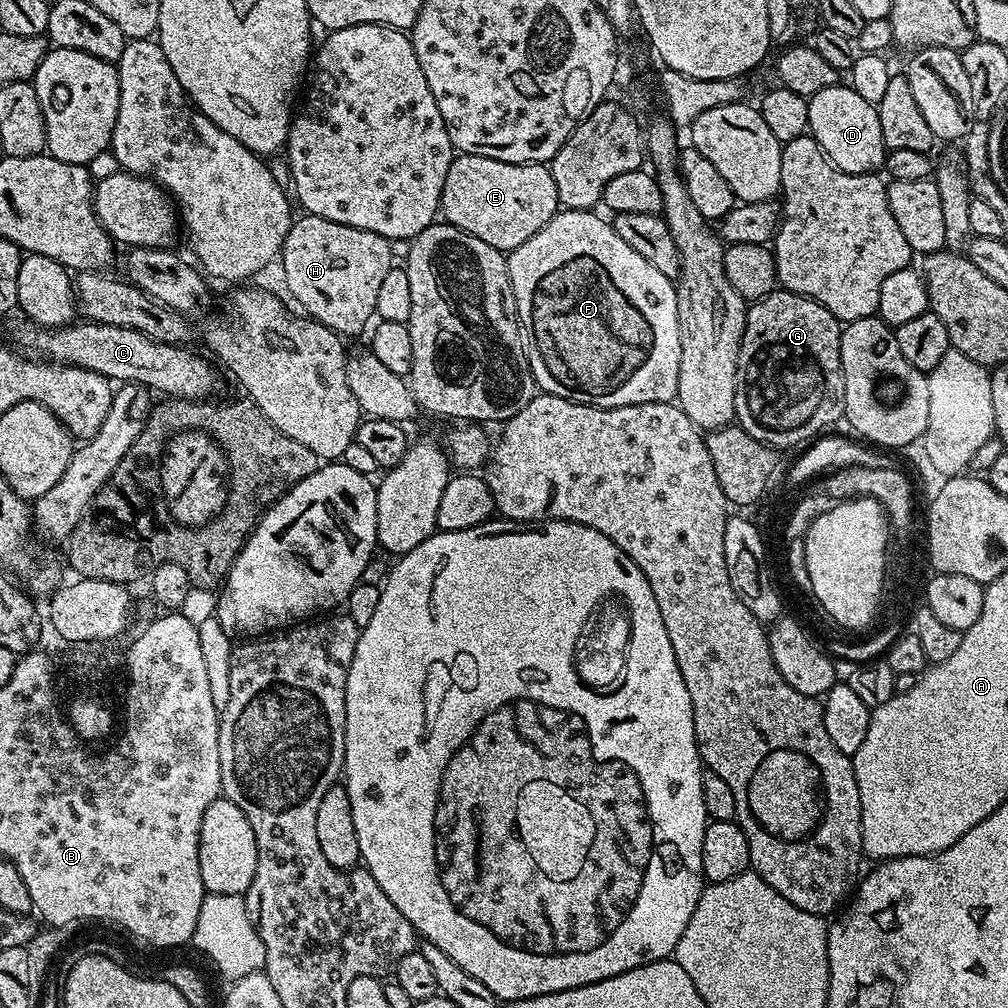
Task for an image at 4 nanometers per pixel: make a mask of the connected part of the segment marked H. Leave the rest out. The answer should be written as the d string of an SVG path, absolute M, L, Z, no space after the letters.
M304 214L301 217L301 220L300 217L293 219L284 251L278 257L279 263L284 263L284 284L311 319L339 332L341 337L356 336L376 316L382 278L394 266L393 241L370 230L342 226L342 222L330 222L321 216Z

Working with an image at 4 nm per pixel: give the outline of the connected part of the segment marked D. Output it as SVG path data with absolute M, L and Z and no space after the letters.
M835 84L808 97L808 132L822 146L828 161L846 174L876 174L885 167L886 149L876 105L866 102L851 86Z

